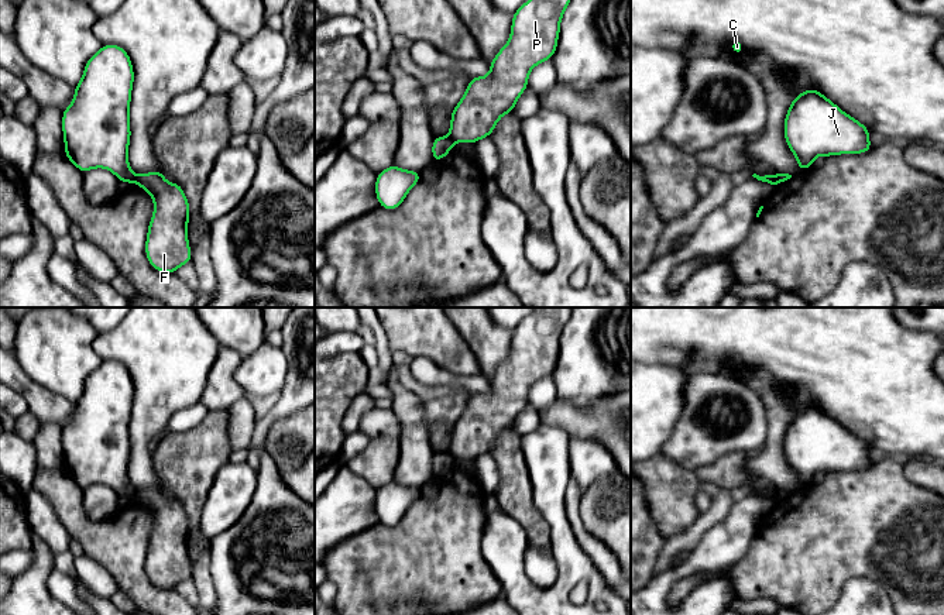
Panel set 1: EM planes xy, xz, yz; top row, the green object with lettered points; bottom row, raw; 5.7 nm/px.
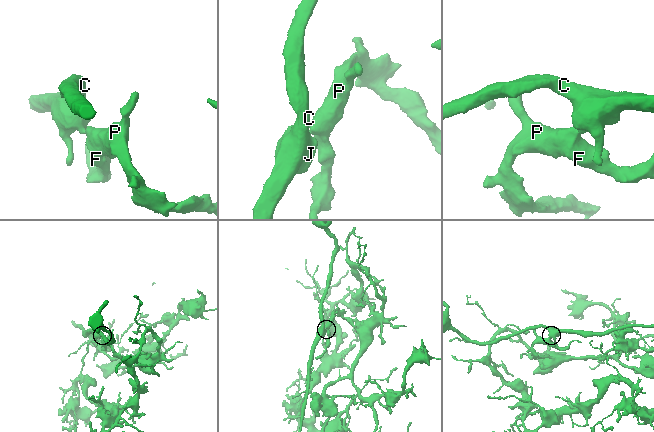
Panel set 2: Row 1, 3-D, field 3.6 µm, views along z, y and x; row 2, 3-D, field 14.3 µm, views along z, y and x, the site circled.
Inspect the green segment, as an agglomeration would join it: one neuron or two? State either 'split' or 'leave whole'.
split

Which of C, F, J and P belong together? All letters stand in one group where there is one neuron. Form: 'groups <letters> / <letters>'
groups C J / F P

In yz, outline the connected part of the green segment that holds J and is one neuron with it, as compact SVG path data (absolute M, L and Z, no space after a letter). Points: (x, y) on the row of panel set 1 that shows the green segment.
M806 89L792 100L783 126L785 141L797 158L799 172L810 169L820 155L868 152L873 148L869 133L817 89Z

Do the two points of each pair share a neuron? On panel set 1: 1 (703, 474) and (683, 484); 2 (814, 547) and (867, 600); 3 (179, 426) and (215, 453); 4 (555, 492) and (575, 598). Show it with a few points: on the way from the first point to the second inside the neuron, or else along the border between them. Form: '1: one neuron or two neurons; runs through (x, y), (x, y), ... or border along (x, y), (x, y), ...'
1: two neurons; border along (693, 473), (700, 481)
2: two neurons; border along (881, 584), (864, 577), (851, 577), (837, 600)
3: two neurons; border along (208, 409), (195, 426), (164, 433)
4: one neuron; runs through (558, 519), (575, 571)

